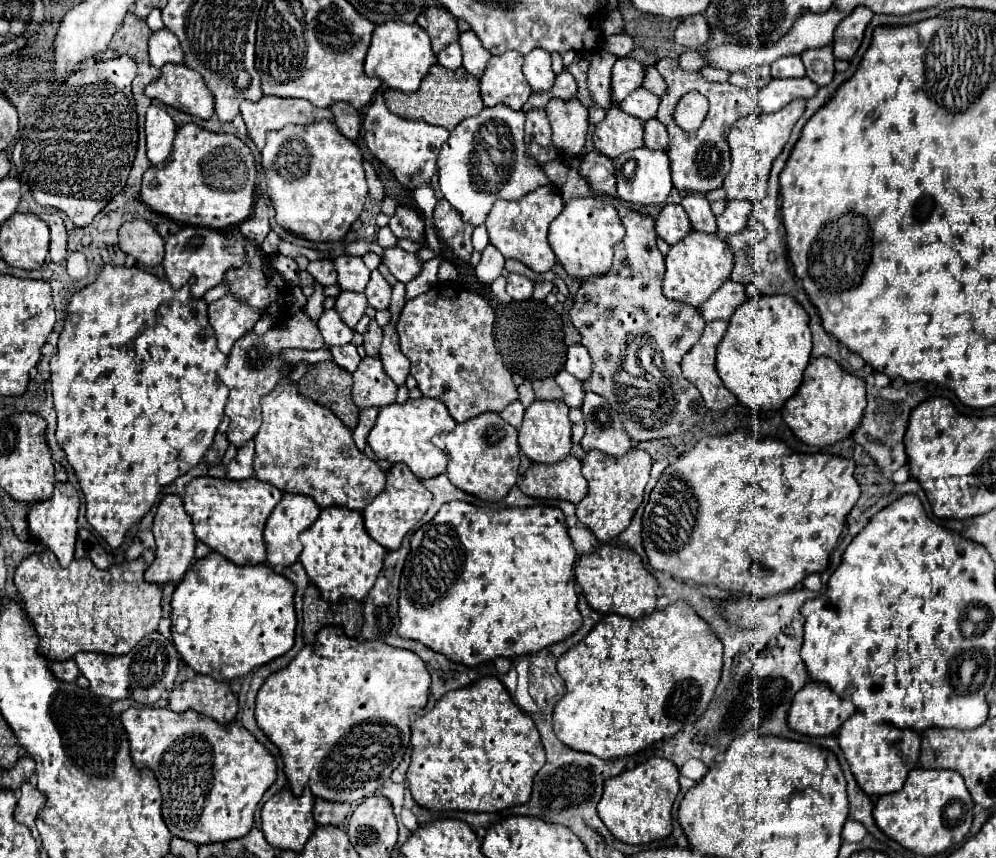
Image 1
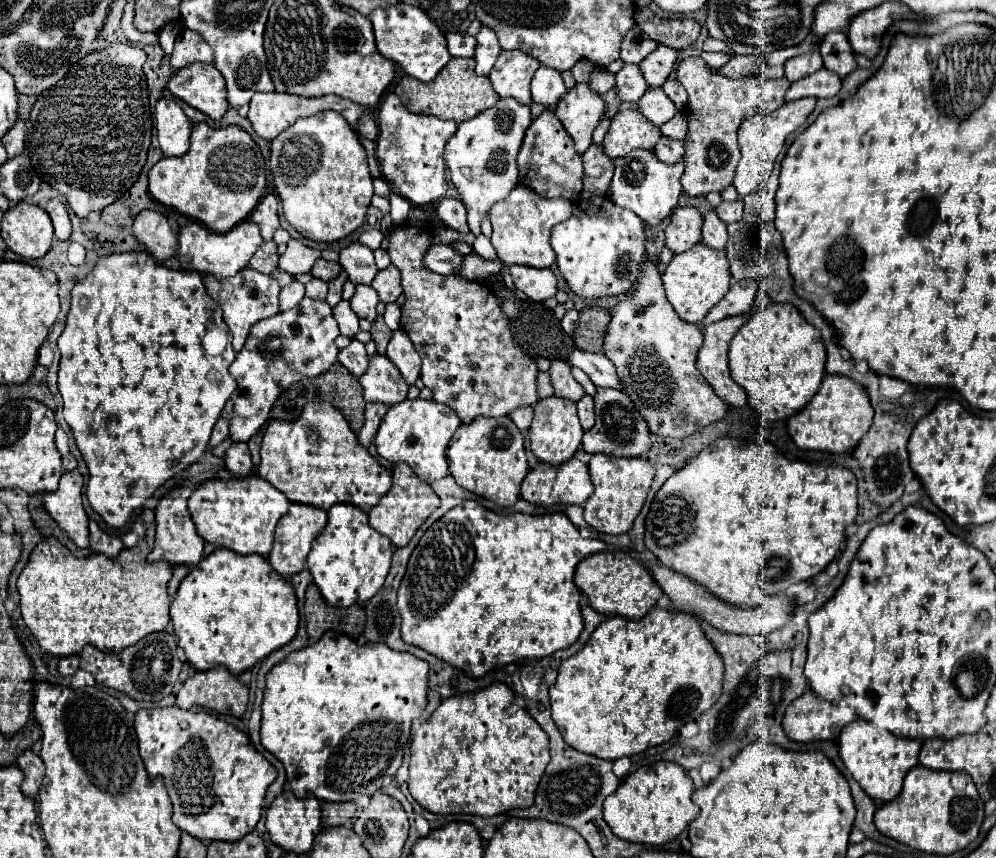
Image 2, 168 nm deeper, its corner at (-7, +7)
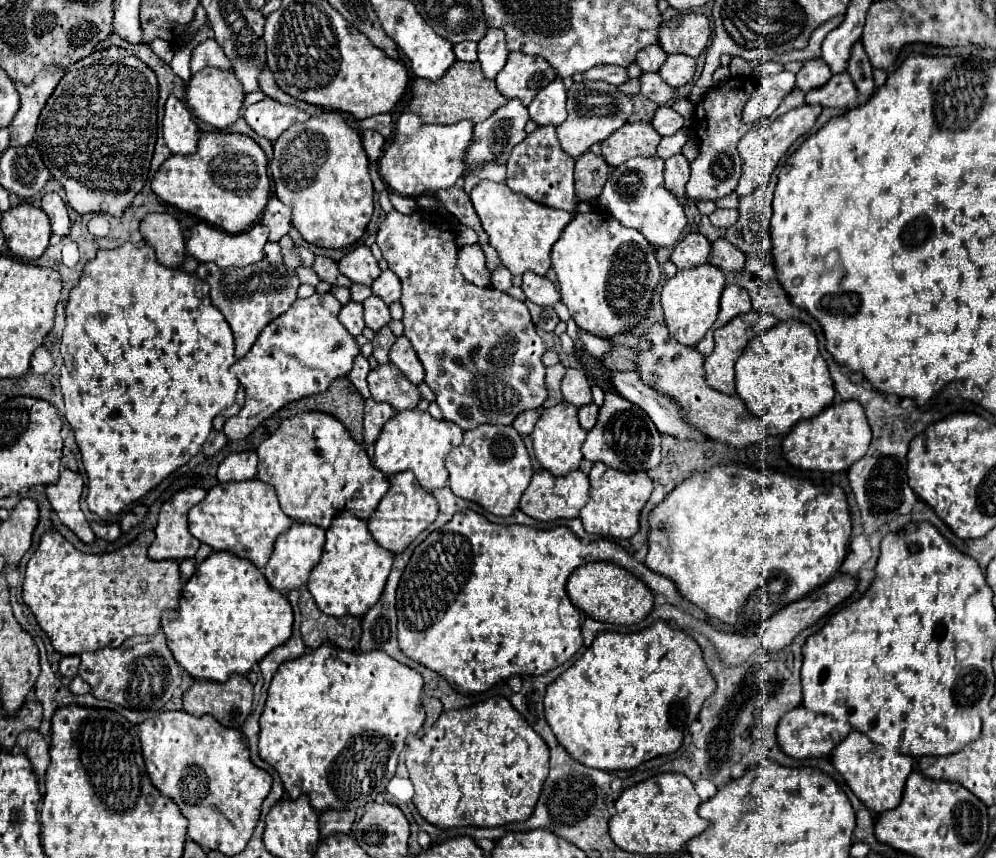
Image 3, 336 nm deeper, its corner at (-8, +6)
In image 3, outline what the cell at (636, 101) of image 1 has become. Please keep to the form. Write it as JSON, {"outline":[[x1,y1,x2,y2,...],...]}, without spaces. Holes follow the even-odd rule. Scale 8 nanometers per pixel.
{"outline":[[660,105,654,113,652,125,660,135,674,135,684,125,684,119,670,105]]}

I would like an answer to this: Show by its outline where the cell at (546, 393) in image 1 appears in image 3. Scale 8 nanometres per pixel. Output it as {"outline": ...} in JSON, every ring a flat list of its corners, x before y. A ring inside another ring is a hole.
{"outline":[[566,367,566,375,562,379,562,395,564,395,564,401,572,403,574,407,582,407,590,403,592,395,590,395,590,383,586,375,578,369]]}

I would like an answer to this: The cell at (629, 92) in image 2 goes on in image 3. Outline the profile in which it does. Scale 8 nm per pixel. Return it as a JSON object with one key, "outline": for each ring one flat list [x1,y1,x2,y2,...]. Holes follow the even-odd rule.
{"outline":[[642,73,638,77,640,81,640,95,644,95,646,99,658,103,658,105,664,105,668,103,672,97,674,97,674,89,668,87,658,73]]}

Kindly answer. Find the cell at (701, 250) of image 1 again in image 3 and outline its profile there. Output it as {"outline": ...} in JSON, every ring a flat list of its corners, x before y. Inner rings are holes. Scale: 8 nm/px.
{"outline":[[704,263,696,265,696,269,678,269,678,273,670,279,666,279,662,287,662,309,664,309,664,321,672,333,672,337,684,345,698,345,698,341,704,337,704,333,712,327,712,323,718,317,718,305,722,291,726,287,726,277,716,265]]}

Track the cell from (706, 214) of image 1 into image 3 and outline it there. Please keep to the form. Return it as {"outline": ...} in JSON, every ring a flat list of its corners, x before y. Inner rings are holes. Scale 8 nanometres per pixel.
{"outline":[[718,237,710,249,710,263,722,271,740,271,744,265,744,255,724,237]]}

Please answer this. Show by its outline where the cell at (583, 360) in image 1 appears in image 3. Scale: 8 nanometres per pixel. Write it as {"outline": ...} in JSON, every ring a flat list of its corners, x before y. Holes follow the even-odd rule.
{"outline":[[610,371,610,385,620,397,638,405,654,421,658,431,684,439,698,439,698,441,704,439,702,433,692,429,682,419,680,409,674,405,674,401,658,395,654,389,644,385,636,371]]}

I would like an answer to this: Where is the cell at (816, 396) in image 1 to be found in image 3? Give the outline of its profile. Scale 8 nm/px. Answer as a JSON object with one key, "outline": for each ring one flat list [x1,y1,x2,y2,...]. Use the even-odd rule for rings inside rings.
{"outline":[[834,401,822,413,800,421,784,437,782,451,784,457,798,469,806,471,846,471,854,461,858,461,870,445,872,431,858,401]]}

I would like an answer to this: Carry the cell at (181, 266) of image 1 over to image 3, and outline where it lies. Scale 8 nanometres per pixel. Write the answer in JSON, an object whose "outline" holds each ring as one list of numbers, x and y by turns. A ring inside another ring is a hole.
{"outline":[[198,223,198,225,192,227,190,239,186,243,186,253,192,255,200,263,212,261,220,269,226,269,226,267,244,267,244,265,252,265,252,263,262,261,266,241,268,241,268,227,264,227,260,223,252,225,248,231,242,231,242,233,224,233,222,229,216,229,212,225]]}

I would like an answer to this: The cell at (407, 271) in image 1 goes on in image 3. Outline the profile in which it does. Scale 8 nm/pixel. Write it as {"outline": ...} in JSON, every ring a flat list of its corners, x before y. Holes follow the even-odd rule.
{"outline":[[466,245,458,249,456,255,456,267,464,275,466,281,478,285,478,287,490,287,490,275,486,273,486,261,484,253,478,245]]}

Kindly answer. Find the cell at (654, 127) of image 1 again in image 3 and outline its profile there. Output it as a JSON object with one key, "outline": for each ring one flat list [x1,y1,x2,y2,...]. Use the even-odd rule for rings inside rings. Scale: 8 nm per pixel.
{"outline":[[676,153,676,155,666,159,666,167,664,167,666,187,680,197,682,205,686,203,684,187,688,183,688,177,690,177,690,163,688,163,688,159,682,153]]}

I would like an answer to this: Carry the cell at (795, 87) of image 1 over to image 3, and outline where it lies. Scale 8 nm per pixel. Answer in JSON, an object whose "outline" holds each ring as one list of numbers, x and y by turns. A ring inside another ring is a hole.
{"outline":[[838,73,830,77,828,85,822,85,820,89,806,93,806,103,822,107,856,107,856,95,858,91,848,73]]}

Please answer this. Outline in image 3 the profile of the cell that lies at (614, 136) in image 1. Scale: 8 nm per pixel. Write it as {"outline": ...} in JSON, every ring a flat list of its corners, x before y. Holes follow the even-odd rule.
{"outline":[[648,121,626,123,602,141,602,157,608,165,618,167,632,157,654,157,658,143,660,135]]}

